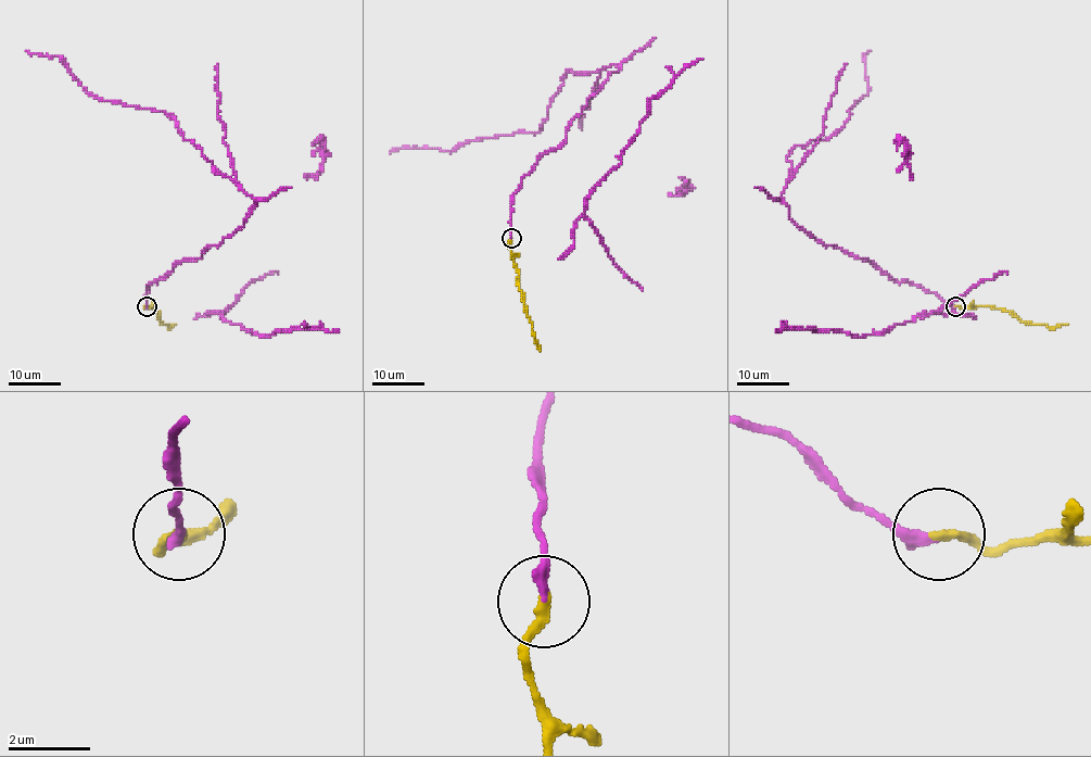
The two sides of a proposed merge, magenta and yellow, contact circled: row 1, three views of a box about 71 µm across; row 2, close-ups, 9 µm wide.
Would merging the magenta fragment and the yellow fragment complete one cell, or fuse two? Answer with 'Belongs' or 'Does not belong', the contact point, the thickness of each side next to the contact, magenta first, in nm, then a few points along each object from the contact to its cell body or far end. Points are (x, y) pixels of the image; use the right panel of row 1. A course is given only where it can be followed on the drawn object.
Does not belong. Place: (955, 306). Thickness 280 nm (magenta) against 260 nm. Course of magenta: (955, 306), (825, 245), (782, 201), (787, 156), (831, 138), (869, 91), (870, 50). Course of yellow: (955, 306), (991, 306), (1050, 329), (1068, 324)

